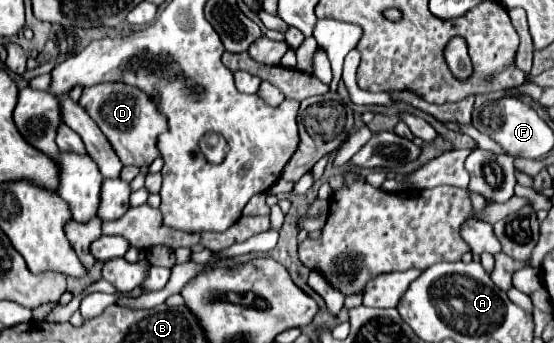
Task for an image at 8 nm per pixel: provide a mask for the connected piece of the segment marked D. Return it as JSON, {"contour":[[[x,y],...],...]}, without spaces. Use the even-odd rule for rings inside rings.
{"contour":[[[103,82],[83,88],[79,104],[95,120],[101,132],[109,138],[123,166],[141,168],[141,166],[149,166],[155,158],[159,158],[157,138],[161,132],[169,128],[167,128],[167,118],[161,114],[157,102],[149,94],[125,82]]]}

